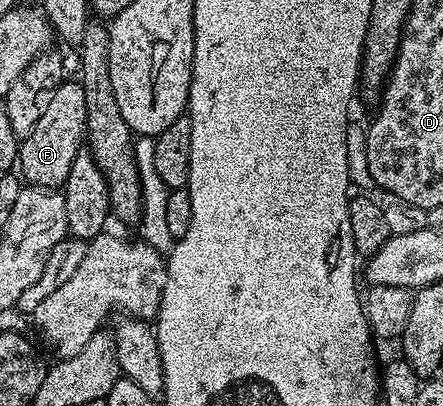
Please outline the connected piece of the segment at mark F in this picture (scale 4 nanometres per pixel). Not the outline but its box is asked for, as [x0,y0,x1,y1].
[17,80,86,187]

